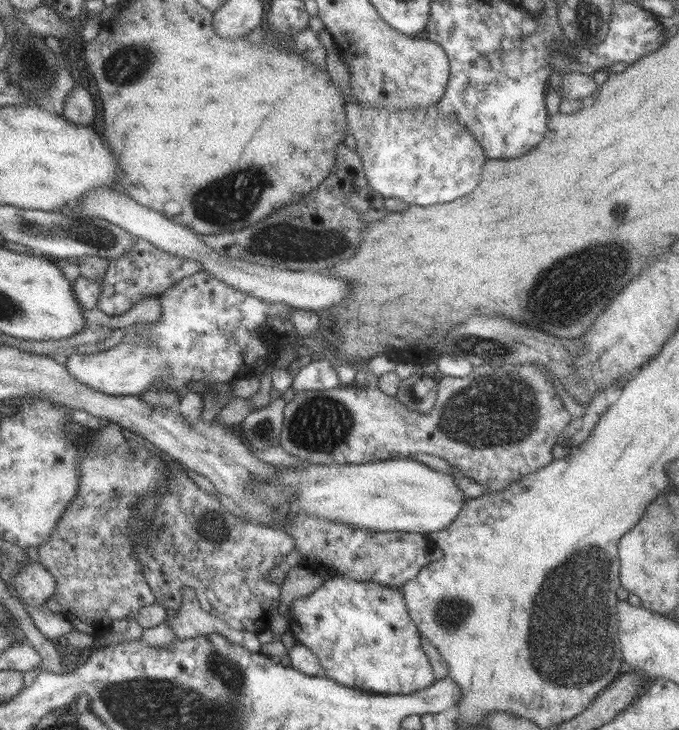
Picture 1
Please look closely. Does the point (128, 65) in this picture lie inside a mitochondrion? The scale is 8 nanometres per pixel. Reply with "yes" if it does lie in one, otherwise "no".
yes

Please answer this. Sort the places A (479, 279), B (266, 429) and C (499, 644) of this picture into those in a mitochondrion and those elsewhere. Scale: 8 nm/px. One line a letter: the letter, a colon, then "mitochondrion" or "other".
A: other
B: mitochondrion
C: other

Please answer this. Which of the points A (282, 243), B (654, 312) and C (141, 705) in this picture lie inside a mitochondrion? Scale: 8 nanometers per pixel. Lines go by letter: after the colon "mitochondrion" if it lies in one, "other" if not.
A: mitochondrion
B: other
C: mitochondrion

